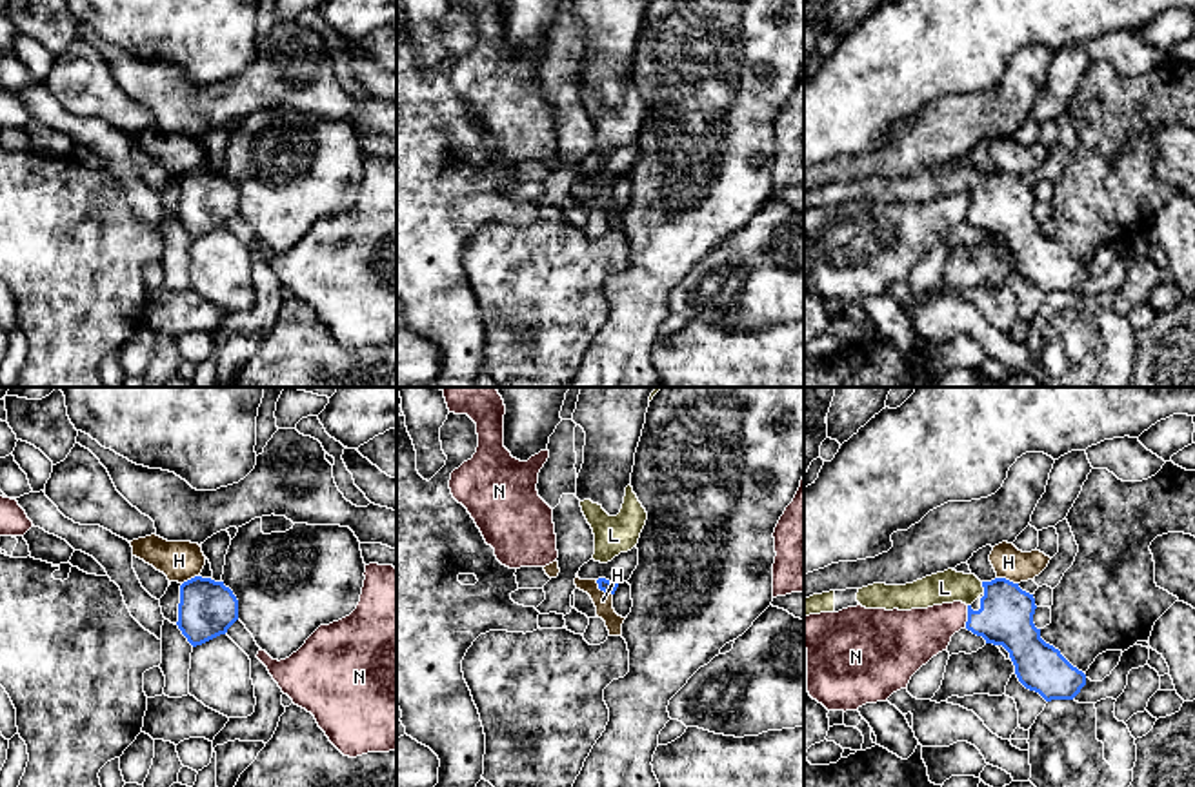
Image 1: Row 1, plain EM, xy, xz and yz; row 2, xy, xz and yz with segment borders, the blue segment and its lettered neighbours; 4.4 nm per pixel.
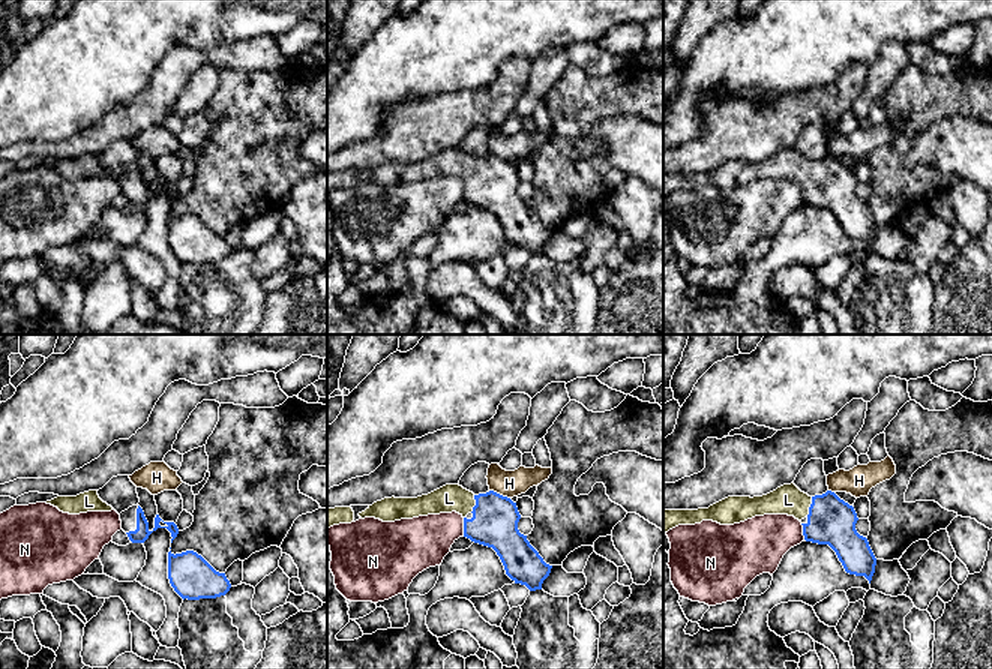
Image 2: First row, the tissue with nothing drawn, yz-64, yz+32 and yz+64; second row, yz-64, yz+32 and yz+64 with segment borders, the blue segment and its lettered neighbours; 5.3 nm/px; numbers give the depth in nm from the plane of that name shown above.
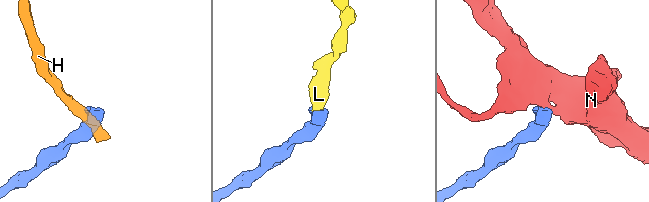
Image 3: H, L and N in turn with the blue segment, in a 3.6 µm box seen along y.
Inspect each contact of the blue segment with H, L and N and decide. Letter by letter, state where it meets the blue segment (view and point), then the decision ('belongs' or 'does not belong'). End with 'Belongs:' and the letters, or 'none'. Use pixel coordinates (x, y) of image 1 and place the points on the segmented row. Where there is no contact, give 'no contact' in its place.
H: meets blue in xz at (602, 589); does not belong
L: meets blue in yz at (983, 586); belongs
N: meets blue in yz at (968, 617); does not belong
Belongs: L

